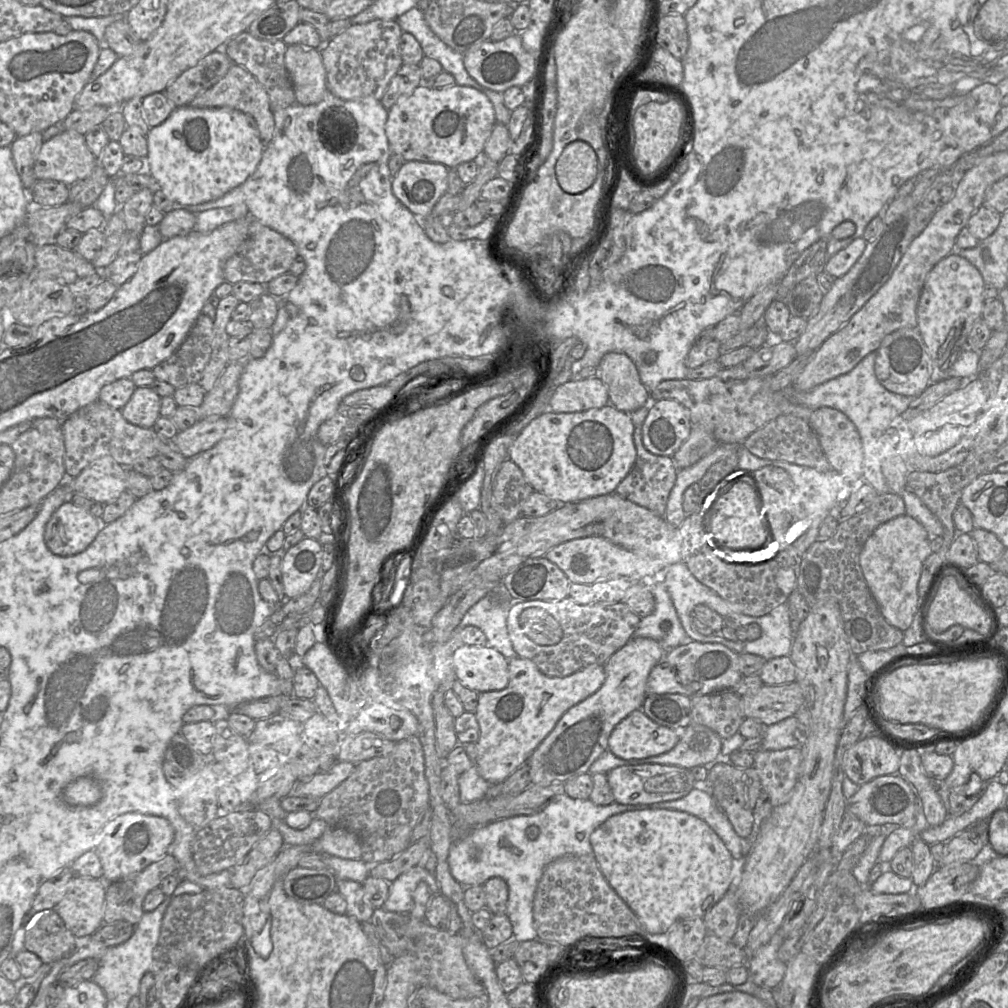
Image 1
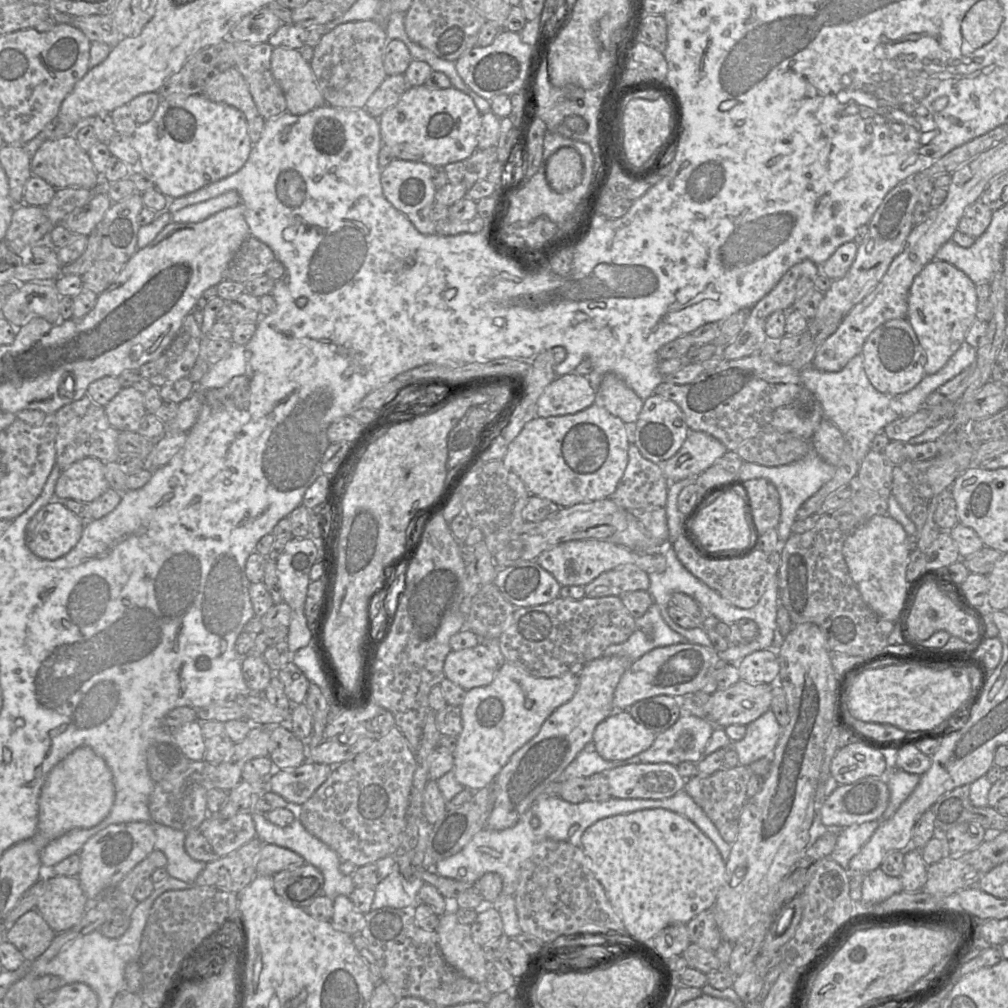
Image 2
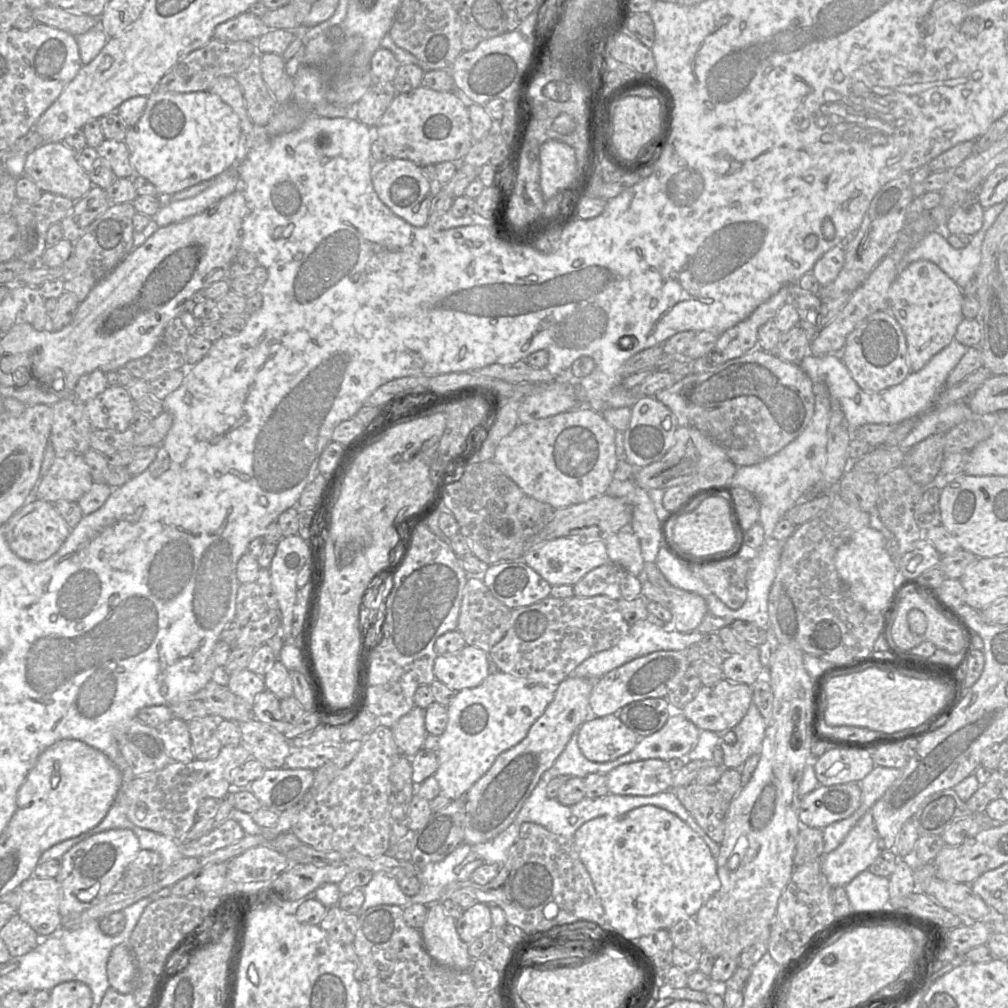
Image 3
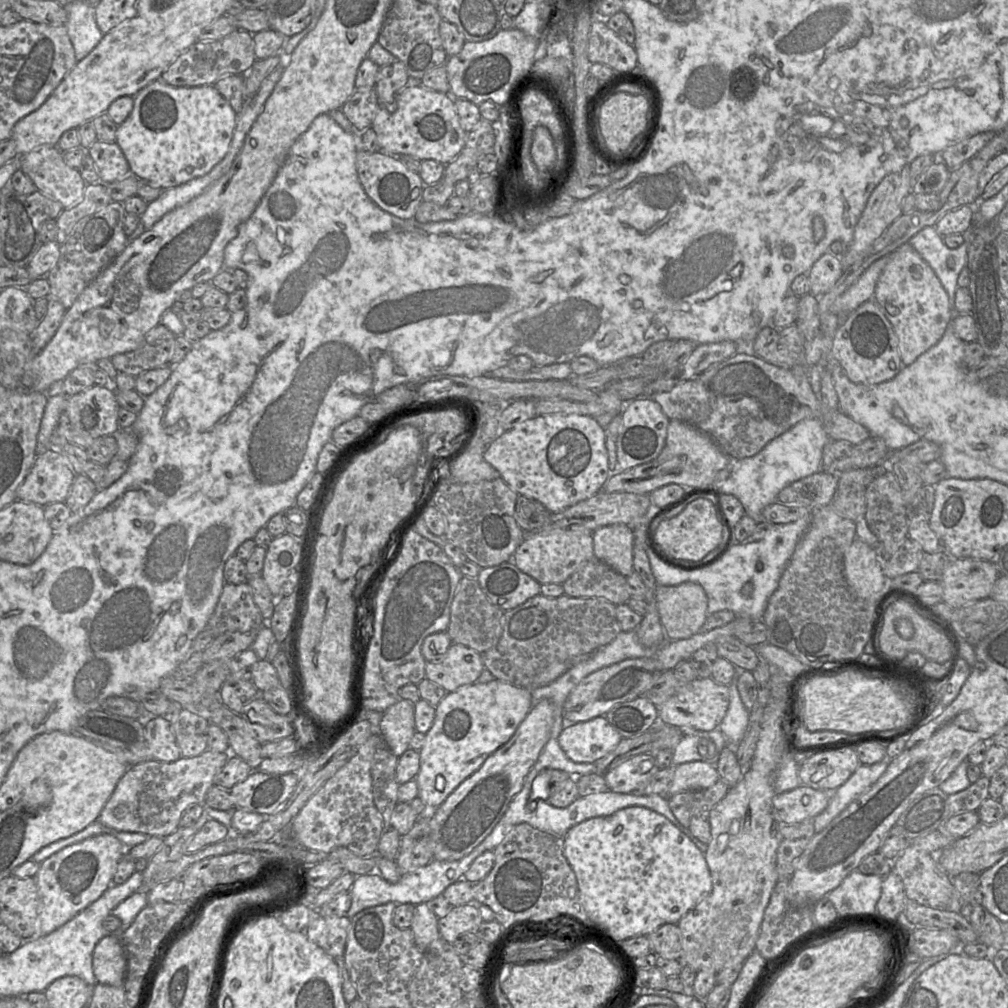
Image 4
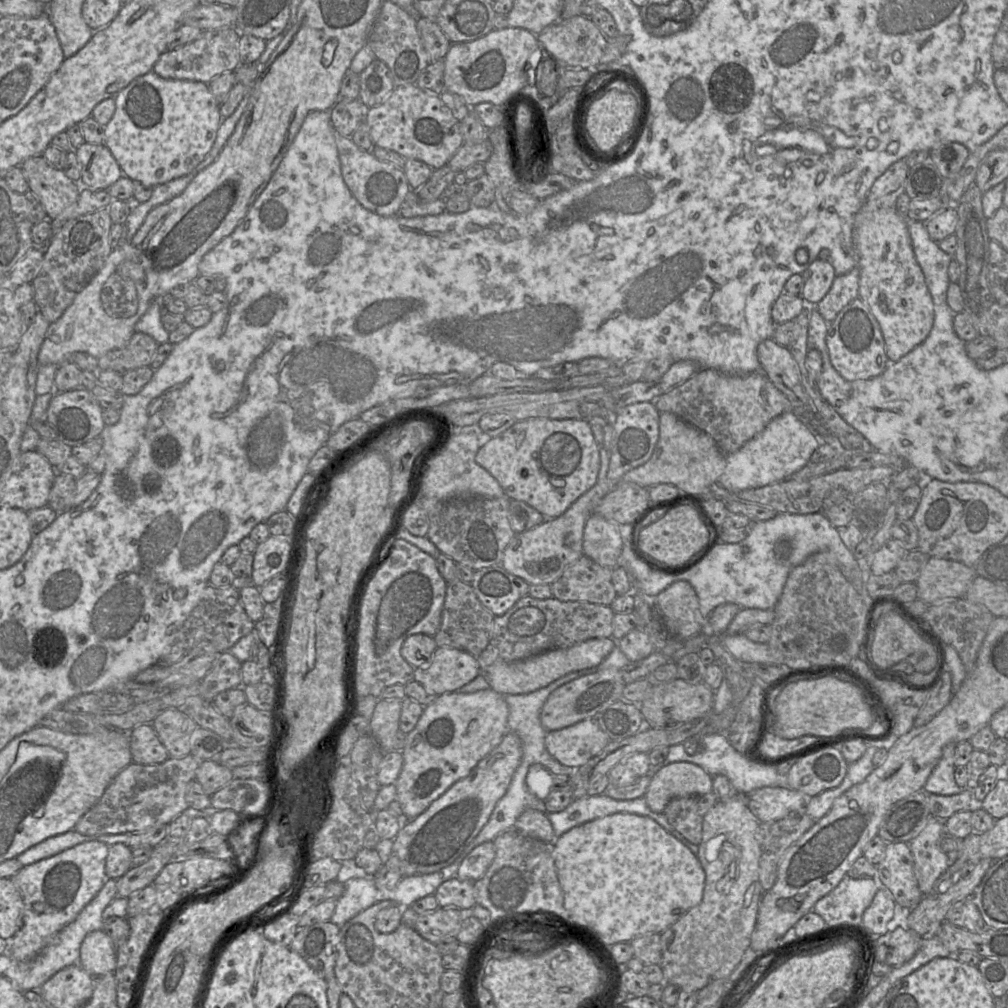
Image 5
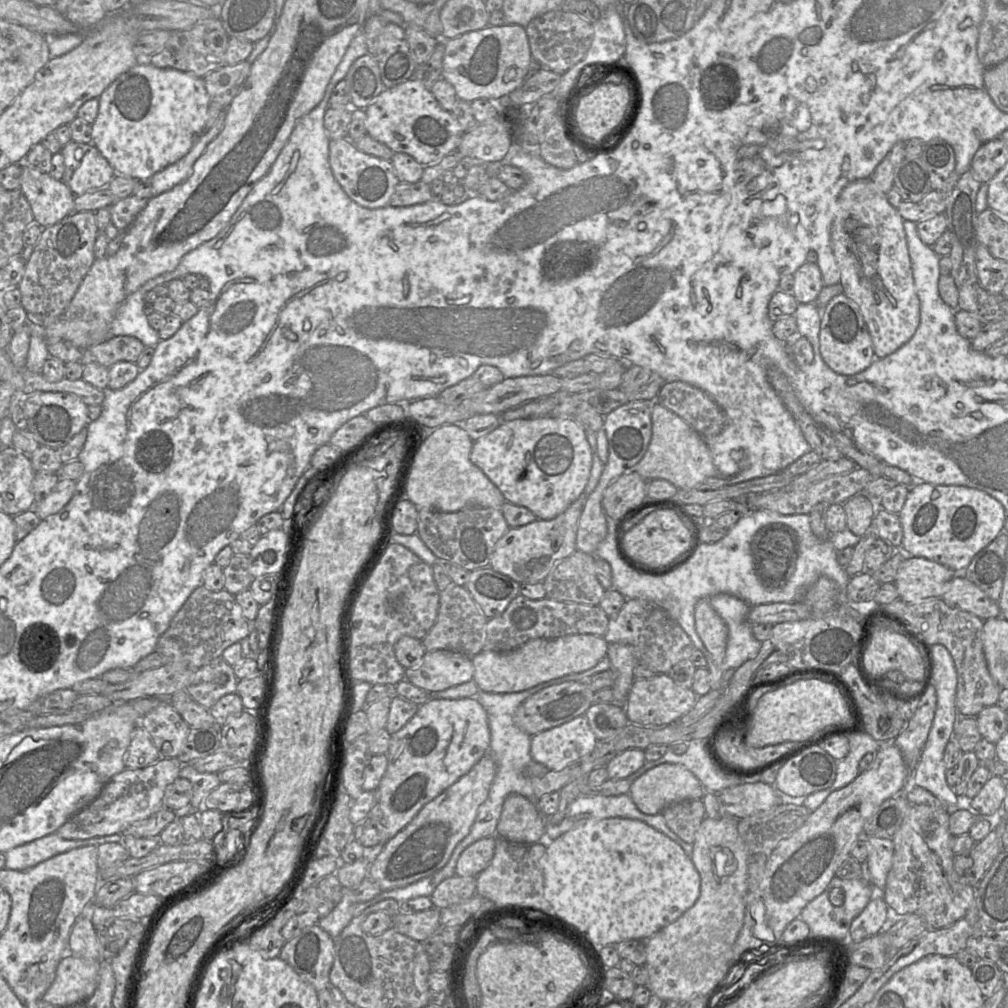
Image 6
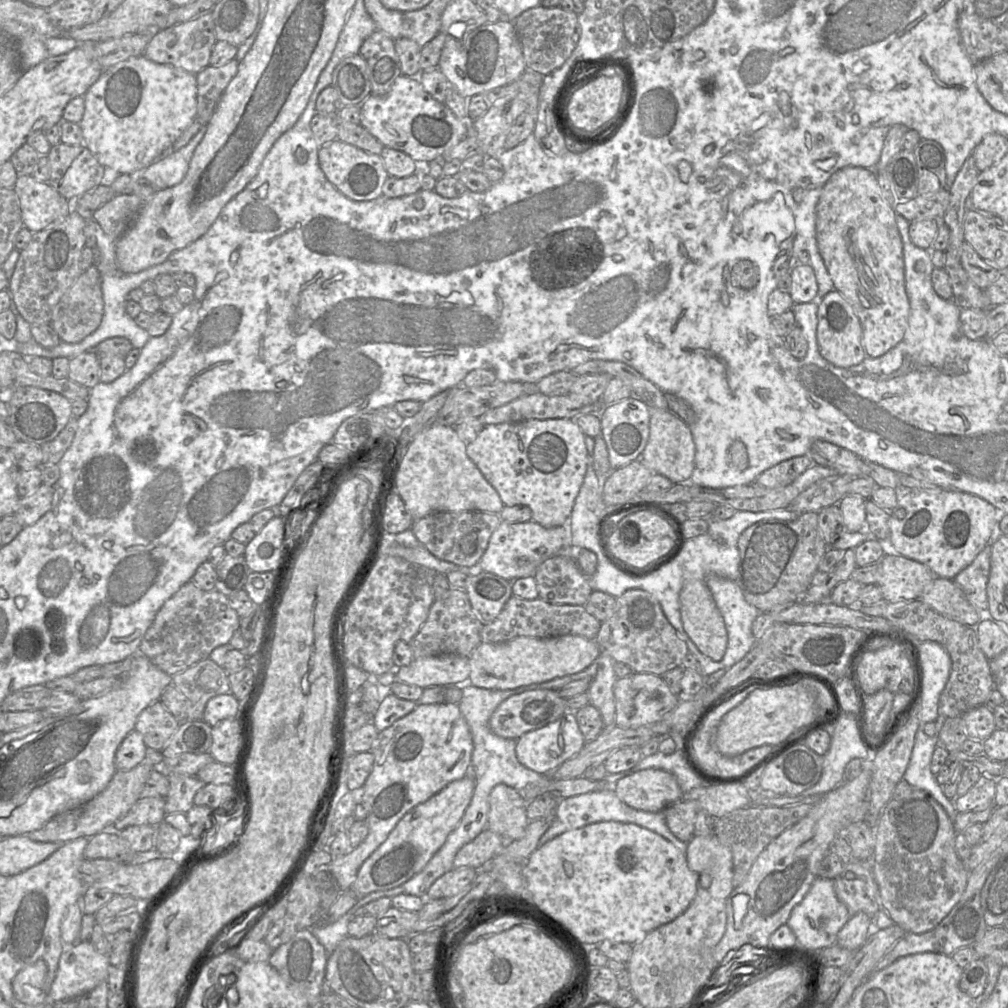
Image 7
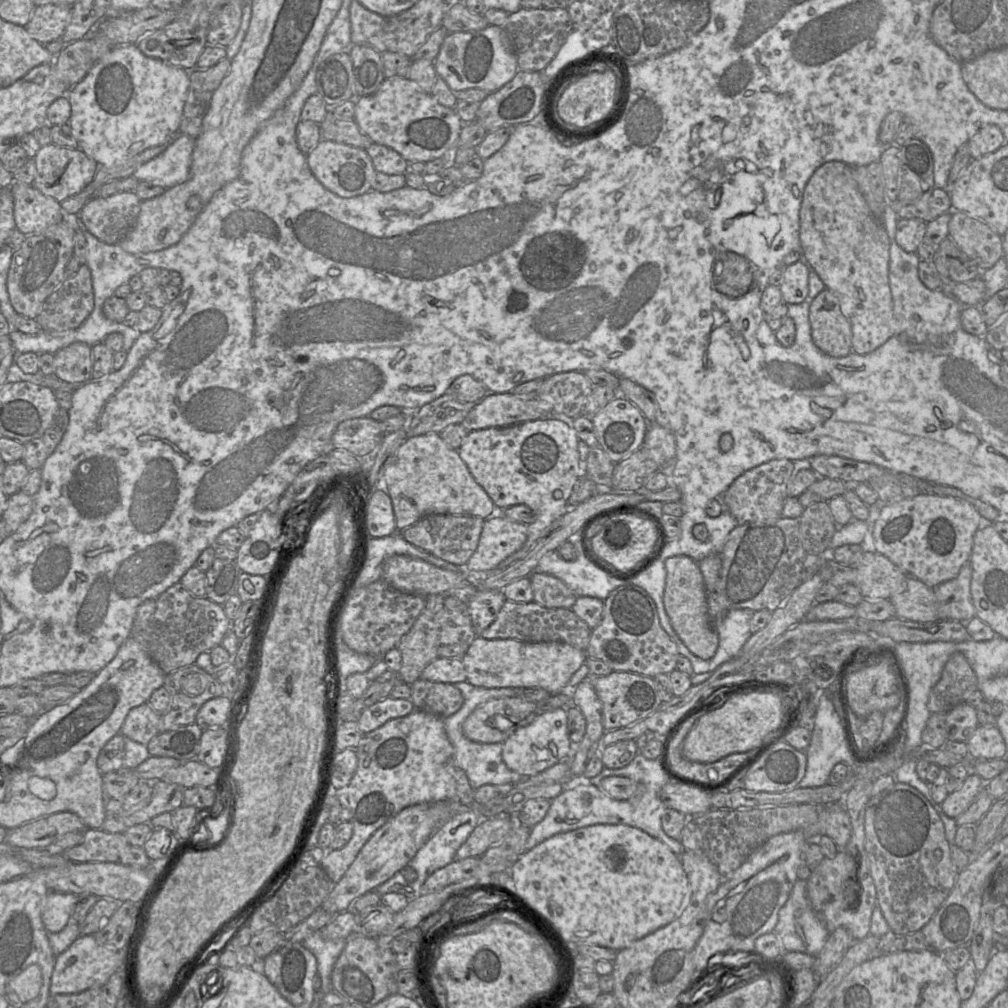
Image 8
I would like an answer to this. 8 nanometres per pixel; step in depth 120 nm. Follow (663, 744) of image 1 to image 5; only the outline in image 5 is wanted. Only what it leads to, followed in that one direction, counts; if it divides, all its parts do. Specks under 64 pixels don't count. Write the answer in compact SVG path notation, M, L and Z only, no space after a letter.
M588 717L571 726L548 731L545 747L561 764L579 768L598 755L610 741L595 718Z

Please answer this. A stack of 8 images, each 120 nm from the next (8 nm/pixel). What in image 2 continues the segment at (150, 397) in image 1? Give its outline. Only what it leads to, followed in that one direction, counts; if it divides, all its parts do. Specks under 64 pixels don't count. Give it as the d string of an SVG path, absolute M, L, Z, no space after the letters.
M132 386L122 387L104 410L109 423L121 432L138 432L141 419L147 413L143 393Z

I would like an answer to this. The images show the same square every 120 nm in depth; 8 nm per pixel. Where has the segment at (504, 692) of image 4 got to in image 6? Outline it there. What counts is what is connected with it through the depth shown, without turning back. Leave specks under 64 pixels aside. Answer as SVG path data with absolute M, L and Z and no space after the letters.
M474 698L429 699L419 706L416 714L397 732L392 734L389 749L385 754L388 765L375 791L387 830L387 839L404 829L418 812L431 800L468 773L490 748L490 728L484 707Z

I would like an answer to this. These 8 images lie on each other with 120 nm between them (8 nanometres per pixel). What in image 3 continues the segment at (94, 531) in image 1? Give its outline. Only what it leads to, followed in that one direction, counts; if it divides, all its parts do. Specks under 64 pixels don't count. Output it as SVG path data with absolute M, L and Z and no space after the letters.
M44 500L25 503L5 523L5 537L10 550L21 560L42 563L53 557L64 545L71 529L55 505Z

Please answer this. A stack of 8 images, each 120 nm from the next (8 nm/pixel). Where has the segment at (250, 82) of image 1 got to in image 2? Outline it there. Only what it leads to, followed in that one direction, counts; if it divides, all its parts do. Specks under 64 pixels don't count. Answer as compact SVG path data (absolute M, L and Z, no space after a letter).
M232 66L213 78L203 93L209 100L228 104L246 117L251 143L256 144L266 120L260 115L249 91L248 84L237 68Z

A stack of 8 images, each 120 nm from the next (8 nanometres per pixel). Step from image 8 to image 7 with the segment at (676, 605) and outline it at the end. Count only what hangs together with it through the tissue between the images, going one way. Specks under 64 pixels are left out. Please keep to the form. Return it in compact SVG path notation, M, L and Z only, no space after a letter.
M686 580L679 594L683 628L698 650L713 661L720 661L727 649L728 635L723 617L704 580Z

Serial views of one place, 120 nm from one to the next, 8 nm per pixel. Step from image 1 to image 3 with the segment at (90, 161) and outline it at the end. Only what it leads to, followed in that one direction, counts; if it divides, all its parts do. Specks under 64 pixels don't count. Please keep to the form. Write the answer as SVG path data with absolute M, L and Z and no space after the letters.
M64 142L43 144L26 155L24 174L33 180L42 192L51 192L76 202L93 187L86 170L79 164L76 151Z

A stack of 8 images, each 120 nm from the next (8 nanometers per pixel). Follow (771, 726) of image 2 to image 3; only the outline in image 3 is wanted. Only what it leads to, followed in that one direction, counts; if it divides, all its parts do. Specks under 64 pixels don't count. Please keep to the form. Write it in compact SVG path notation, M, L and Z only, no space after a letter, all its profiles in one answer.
M752 703L742 720L732 729L737 737L735 744L729 745L721 738L723 767L740 769L752 755L759 754L765 737L766 721Z

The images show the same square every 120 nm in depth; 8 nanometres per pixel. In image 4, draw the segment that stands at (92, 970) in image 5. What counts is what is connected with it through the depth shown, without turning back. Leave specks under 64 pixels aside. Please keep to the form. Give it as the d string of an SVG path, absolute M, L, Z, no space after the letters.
M108 935L97 943L93 951L92 966L97 983L123 985L127 961L118 936Z

